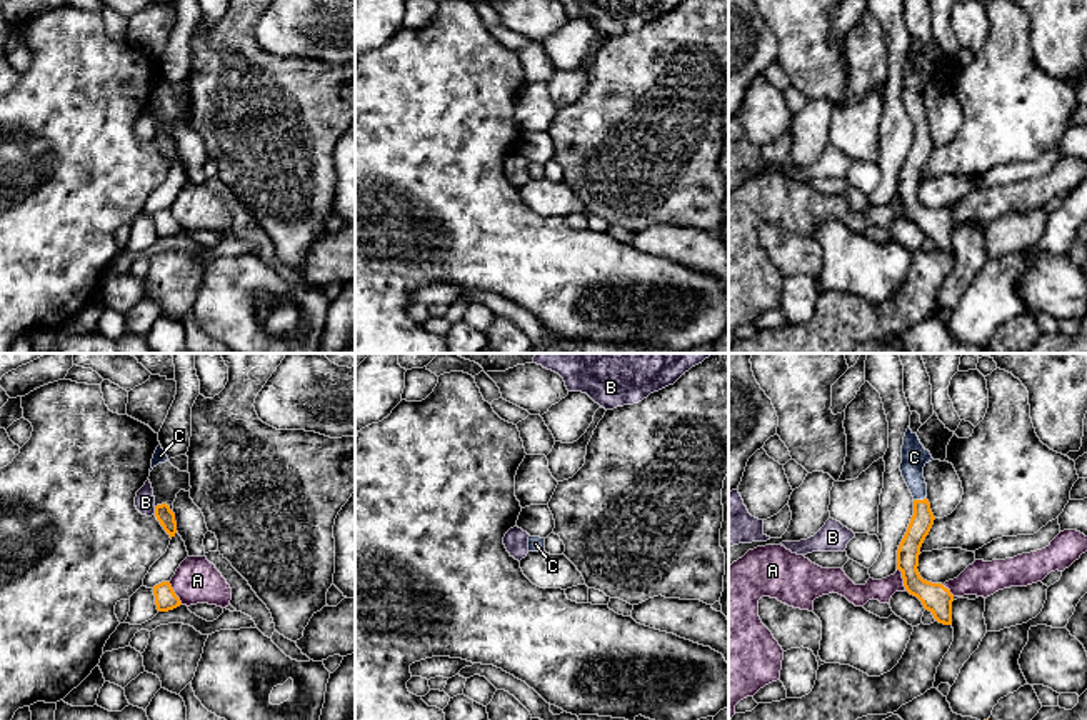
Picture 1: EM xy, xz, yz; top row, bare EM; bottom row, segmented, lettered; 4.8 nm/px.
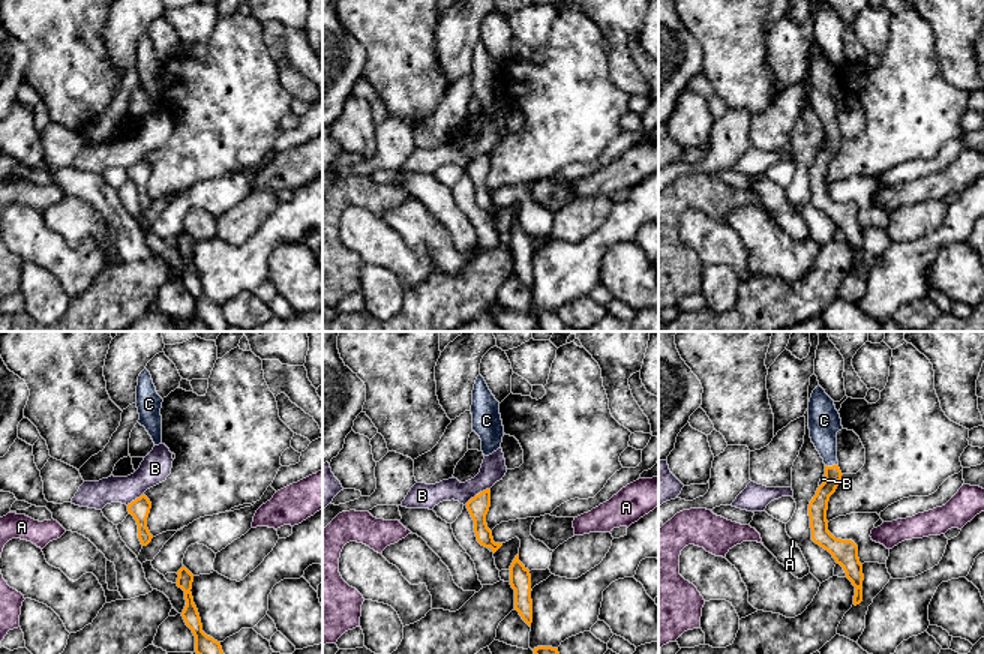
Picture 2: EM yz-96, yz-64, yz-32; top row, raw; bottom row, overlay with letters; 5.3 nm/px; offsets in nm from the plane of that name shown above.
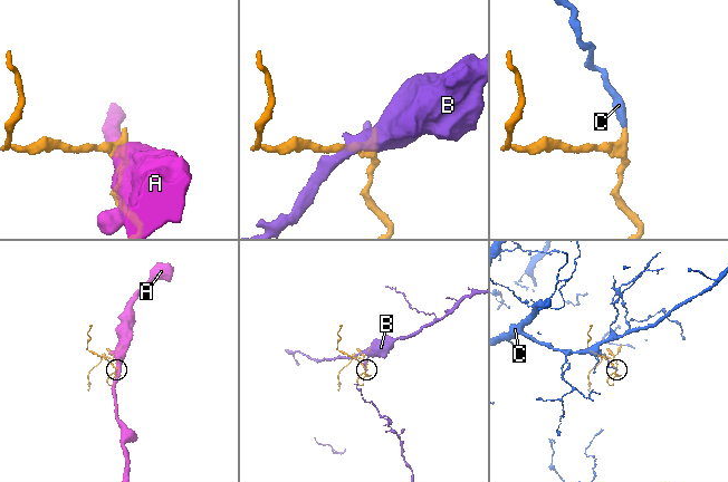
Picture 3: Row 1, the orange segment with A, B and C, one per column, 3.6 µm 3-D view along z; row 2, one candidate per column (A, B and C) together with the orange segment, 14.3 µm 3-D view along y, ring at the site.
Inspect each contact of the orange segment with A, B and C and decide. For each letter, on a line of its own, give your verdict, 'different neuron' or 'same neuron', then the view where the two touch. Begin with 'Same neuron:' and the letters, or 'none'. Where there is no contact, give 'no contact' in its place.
Same neuron: C
A: different neuron; contact in yz
B: different neuron; contact in xy
C: same neuron; contact in yz

